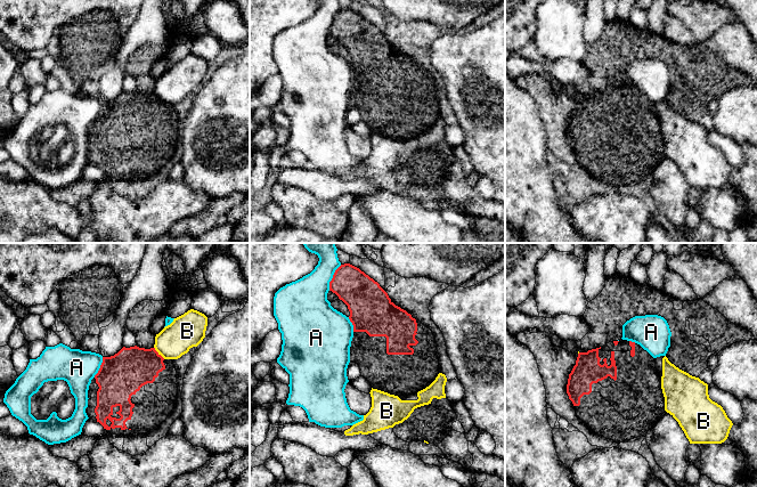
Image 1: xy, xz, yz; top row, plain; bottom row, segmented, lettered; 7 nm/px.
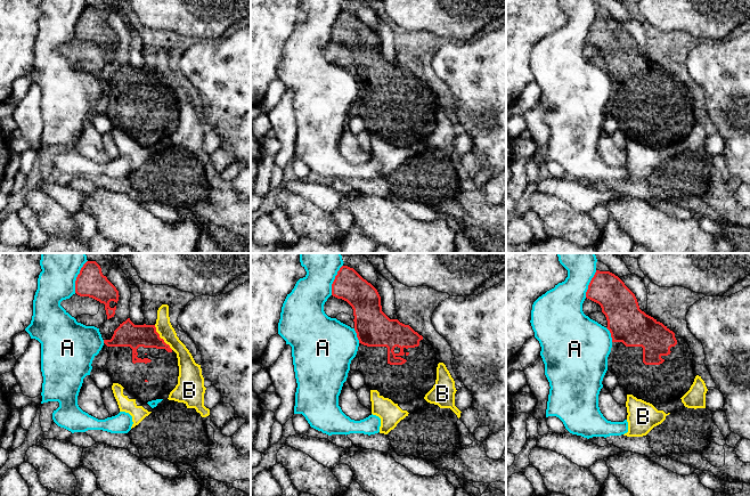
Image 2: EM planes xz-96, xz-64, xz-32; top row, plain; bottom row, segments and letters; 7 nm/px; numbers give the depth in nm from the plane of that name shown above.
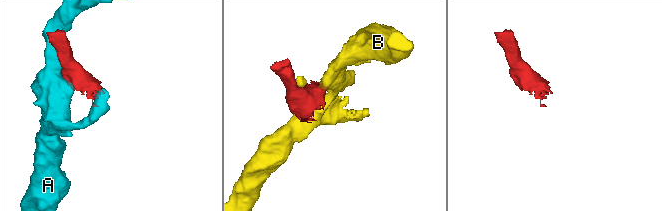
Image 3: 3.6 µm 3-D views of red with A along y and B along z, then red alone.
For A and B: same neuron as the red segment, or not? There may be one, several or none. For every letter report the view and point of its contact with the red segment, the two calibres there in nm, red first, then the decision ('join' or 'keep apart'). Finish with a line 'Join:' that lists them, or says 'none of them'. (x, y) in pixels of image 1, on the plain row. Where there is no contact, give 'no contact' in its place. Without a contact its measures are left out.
A: xz (333, 22) | 260/300 nm | keep apart
B: xy (157, 97) | 300/240 nm | keep apart
Join: none of them

